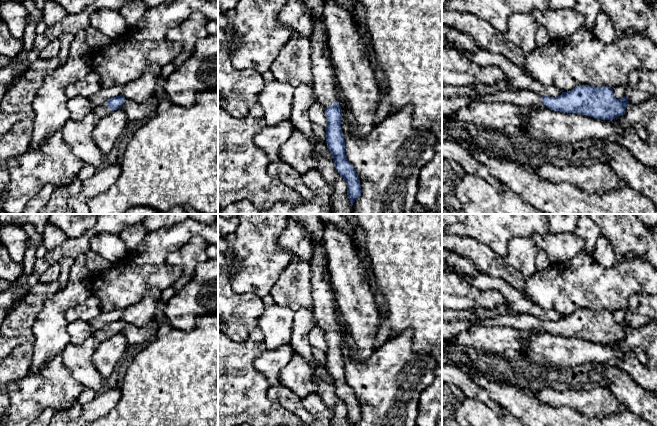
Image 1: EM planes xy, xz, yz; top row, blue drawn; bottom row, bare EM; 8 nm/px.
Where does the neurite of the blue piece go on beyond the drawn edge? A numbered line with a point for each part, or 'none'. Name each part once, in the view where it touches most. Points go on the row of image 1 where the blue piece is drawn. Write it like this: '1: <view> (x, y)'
1: xz (323, 70)

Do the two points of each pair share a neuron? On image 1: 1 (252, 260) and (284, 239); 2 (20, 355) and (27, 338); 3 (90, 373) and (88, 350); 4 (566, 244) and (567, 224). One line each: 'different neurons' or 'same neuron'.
1: different neurons
2: different neurons
3: same neuron
4: different neurons

